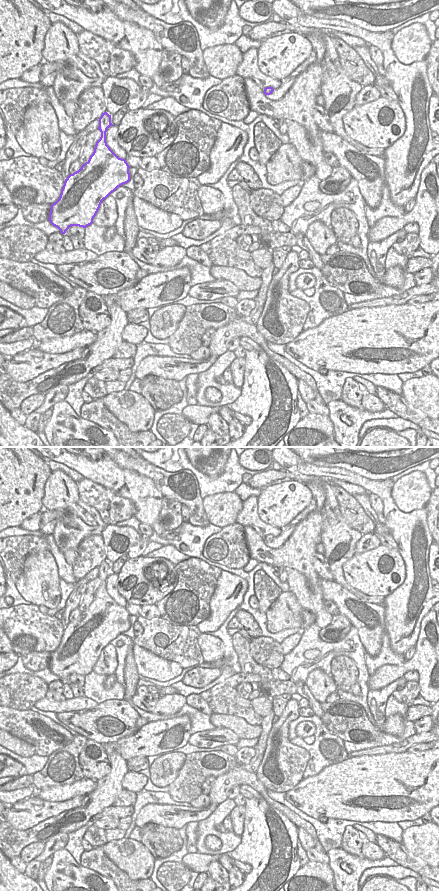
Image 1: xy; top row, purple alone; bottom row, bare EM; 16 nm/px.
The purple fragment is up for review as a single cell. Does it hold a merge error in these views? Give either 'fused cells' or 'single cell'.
single cell

